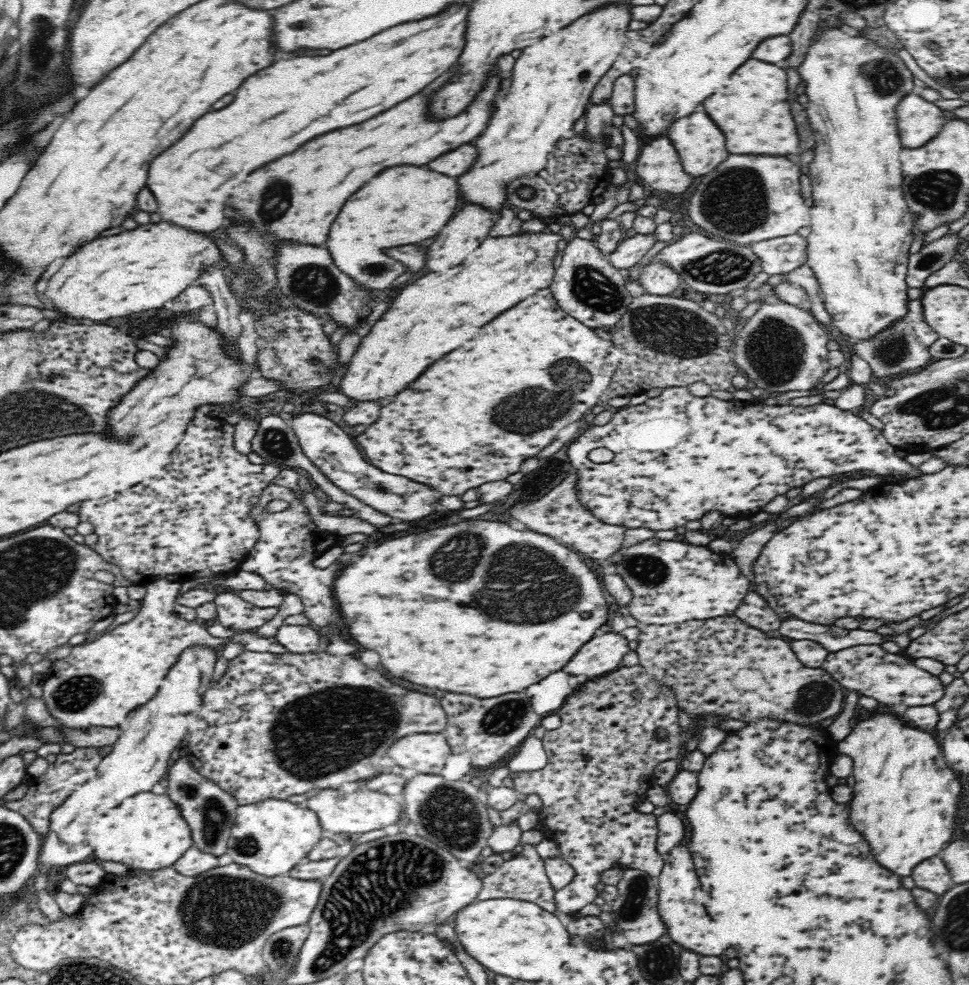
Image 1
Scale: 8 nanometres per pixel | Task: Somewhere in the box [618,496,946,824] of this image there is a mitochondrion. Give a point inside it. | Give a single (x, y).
(816, 696)

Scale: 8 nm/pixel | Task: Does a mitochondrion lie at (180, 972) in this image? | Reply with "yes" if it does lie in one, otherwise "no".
no

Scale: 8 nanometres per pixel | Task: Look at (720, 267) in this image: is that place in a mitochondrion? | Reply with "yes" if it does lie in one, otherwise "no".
yes

